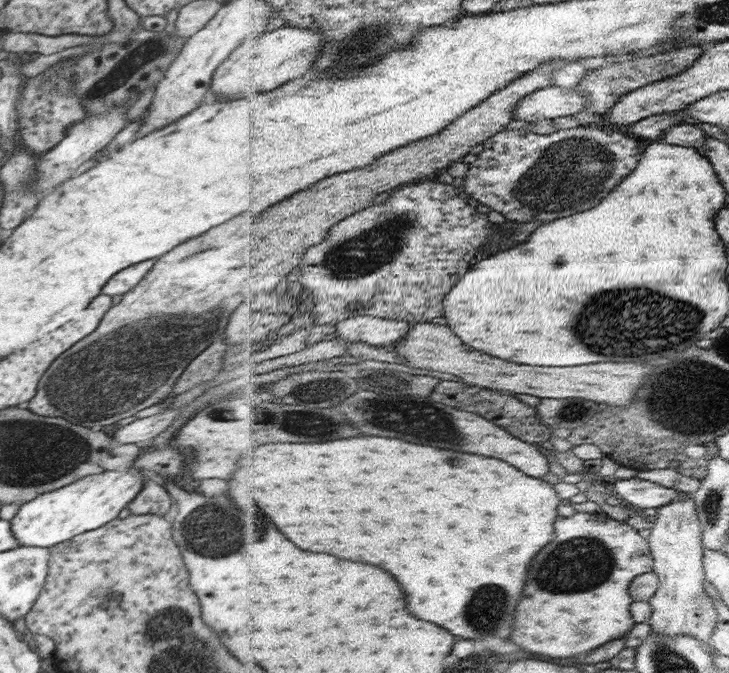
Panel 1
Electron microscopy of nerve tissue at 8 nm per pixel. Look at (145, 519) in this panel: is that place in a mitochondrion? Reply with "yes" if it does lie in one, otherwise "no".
no

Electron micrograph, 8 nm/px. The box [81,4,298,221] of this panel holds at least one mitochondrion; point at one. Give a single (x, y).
(107, 85)

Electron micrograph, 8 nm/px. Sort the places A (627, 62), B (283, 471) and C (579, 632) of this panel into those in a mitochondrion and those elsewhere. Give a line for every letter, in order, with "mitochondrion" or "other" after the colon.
A: other
B: other
C: other

